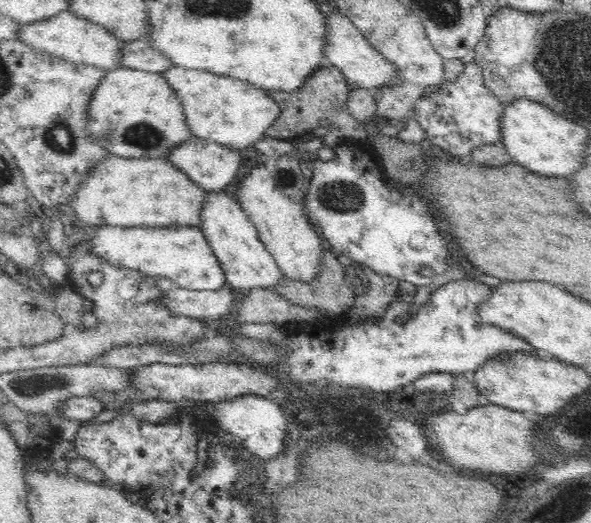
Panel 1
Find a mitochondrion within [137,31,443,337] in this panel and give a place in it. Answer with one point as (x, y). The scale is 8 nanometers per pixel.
(344, 196)

